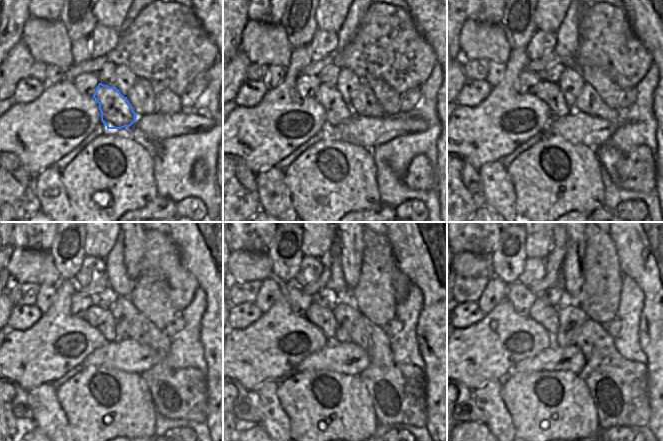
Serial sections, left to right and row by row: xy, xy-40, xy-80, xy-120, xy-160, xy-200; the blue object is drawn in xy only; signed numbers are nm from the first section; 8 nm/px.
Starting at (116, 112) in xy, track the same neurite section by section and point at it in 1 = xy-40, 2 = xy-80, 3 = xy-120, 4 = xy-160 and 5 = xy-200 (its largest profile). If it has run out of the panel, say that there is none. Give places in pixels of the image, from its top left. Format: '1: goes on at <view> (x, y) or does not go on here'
1: goes on at xy-40 (337, 111)
2: goes on at xy-80 (550, 93)
3: goes on at xy-120 (98, 317)
4: goes on at xy-160 (323, 317)
5: goes on at xy-200 (544, 314)

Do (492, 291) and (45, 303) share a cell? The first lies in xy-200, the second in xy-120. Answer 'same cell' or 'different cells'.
same cell

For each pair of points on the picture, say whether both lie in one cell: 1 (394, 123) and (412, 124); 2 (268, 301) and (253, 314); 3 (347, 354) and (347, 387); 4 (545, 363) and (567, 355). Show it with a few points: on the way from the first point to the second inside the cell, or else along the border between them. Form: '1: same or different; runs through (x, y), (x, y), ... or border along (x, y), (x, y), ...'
1: same; runs through (398, 124), (408, 124)
2: different; border along (254, 303), (262, 313)
3: different; border along (324, 370), (335, 370), (346, 374), (358, 375)
4: same; runs through (550, 359), (562, 358)

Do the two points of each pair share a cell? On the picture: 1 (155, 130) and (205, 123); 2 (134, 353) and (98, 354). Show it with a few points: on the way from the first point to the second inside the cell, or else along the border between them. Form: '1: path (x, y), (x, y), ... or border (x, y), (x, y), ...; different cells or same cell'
1: path (167, 126), (193, 123); same cell
2: path (125, 354), (107, 355); same cell

